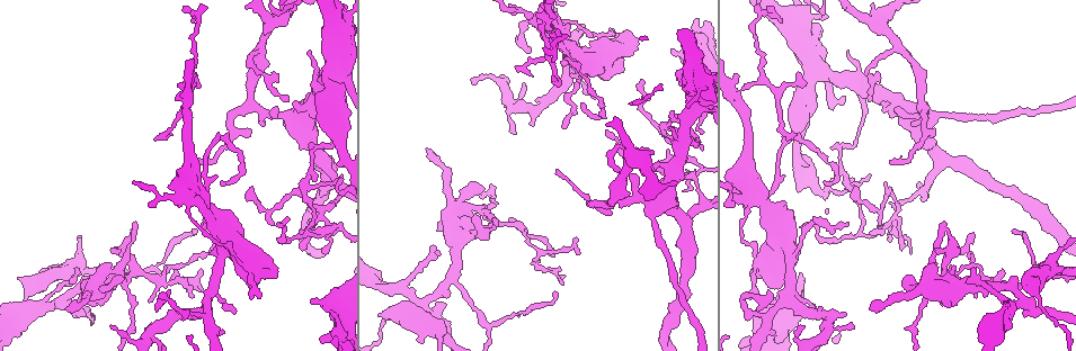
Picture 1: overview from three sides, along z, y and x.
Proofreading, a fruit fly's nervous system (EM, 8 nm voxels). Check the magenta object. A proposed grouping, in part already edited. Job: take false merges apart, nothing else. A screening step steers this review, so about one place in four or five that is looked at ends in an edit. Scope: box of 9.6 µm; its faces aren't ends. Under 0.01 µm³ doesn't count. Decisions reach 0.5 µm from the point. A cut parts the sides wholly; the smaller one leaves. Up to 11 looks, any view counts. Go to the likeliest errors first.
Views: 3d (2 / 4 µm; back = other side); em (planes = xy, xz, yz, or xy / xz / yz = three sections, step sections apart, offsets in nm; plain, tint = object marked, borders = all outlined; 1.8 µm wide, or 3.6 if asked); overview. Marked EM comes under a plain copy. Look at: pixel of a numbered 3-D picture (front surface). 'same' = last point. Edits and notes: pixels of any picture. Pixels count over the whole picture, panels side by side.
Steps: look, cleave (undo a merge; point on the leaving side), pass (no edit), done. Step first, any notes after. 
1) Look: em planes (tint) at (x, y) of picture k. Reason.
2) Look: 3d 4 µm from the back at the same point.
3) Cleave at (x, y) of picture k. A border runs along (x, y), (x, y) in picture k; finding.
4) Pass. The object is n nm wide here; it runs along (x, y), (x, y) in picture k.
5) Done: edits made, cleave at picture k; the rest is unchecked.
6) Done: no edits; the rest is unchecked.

Look: em 3.6 µm planes (tint) at (817, 68) of picture 1. Small branch off a trunk.

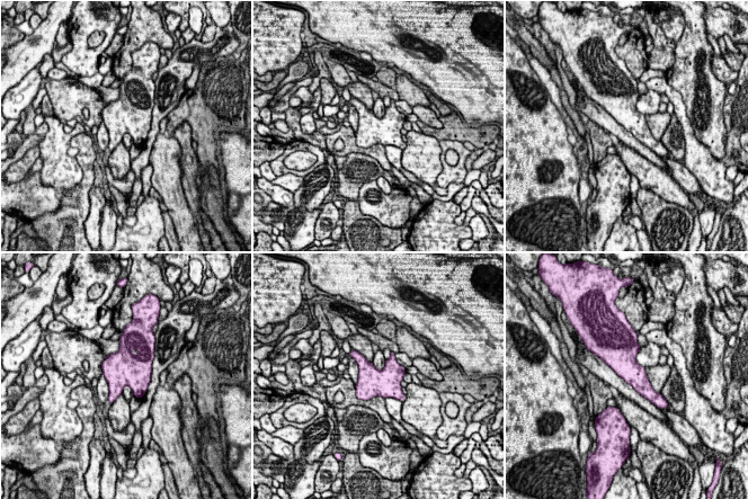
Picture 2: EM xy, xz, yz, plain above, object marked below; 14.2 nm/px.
Pass. One neuron here.

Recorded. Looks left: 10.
Look: em 3.6 µm xy step 4 (tint) at (787, 251) of picture 1. Thick turns thin.

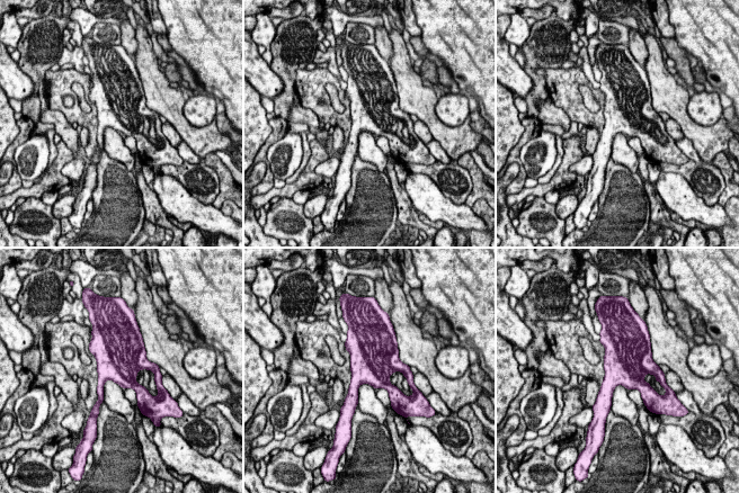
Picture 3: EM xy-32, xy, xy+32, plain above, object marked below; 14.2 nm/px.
Pass. One neuron here.

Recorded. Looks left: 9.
Look: 3d 4 µm at (699, 46) of picture 1. Abrupt turn.

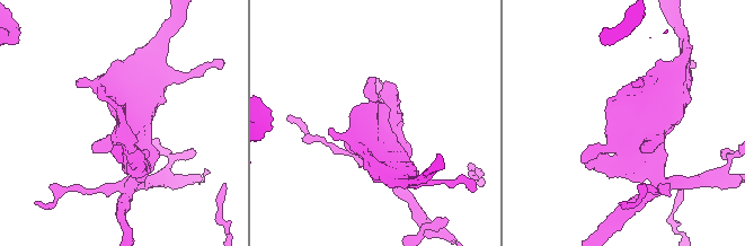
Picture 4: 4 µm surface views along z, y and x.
Look: em xz step 8 (tint) at (627, 140) of picture 4. Now the EM.

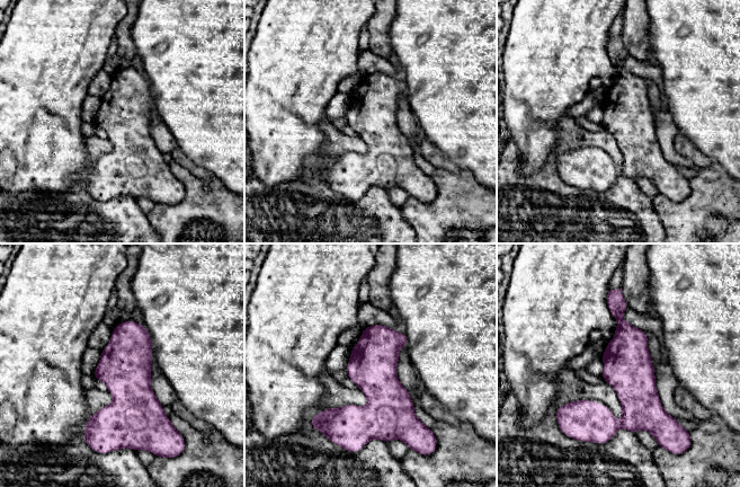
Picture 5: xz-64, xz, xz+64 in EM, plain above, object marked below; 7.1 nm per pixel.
Look: em planes (tint) at the same point. Another direction.

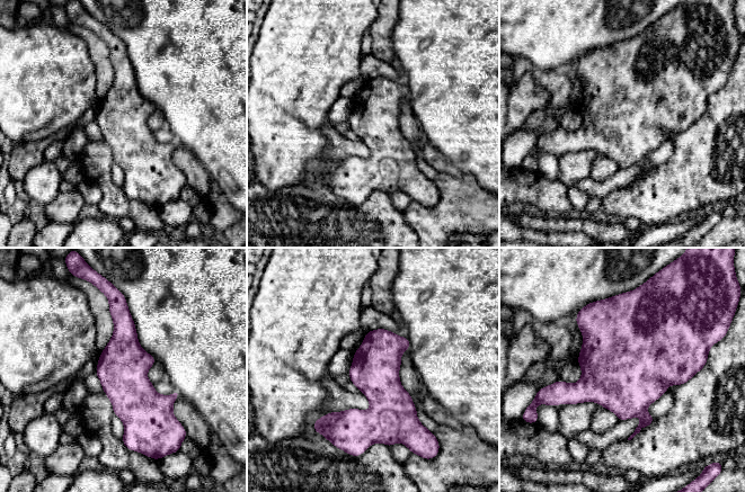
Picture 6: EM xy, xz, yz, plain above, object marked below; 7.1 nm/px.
Pass. The object is 340 nm wide here; continuous, no second neuron.

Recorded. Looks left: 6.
Look: 3d 4 µm at (900, 210) of picture 1.

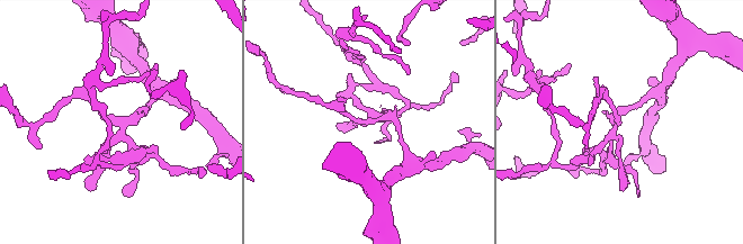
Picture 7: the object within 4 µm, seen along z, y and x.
Look: em planes (tint) at (129, 121) of picture 7.

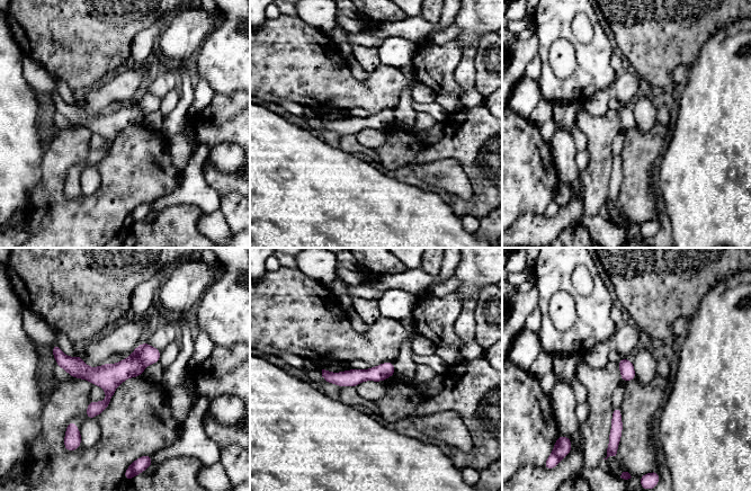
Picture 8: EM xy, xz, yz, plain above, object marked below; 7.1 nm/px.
Pass. One neuron here.

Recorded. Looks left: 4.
Done: no edits; the rest is unchecked.

